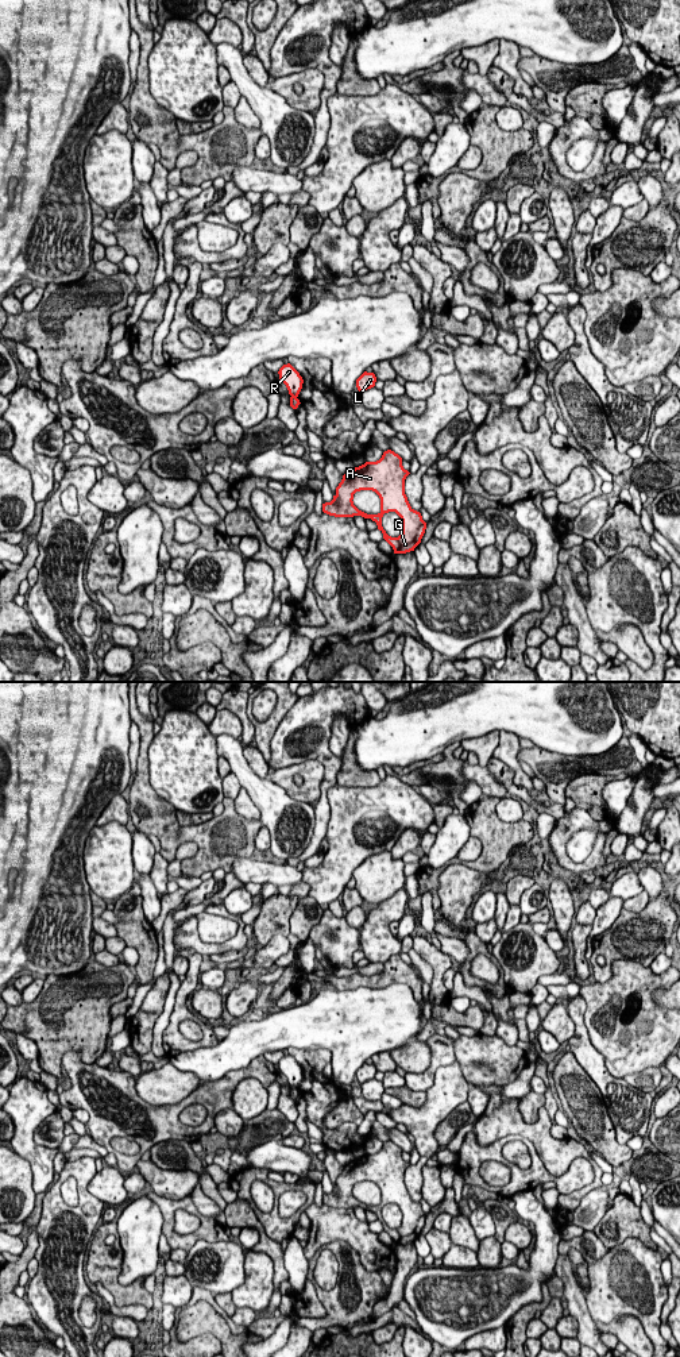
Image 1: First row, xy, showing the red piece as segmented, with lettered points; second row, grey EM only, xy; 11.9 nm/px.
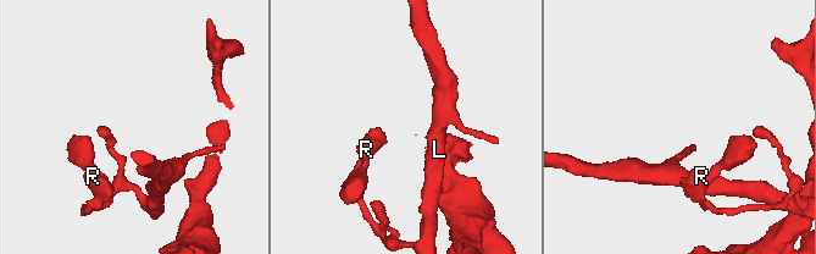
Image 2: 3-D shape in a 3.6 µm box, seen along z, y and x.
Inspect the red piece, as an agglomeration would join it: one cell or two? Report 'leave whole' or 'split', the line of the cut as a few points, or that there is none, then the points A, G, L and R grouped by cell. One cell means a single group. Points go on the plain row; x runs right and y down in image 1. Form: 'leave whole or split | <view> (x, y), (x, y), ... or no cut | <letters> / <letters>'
split | xy (292, 1087), (296, 1088) | A G L / R

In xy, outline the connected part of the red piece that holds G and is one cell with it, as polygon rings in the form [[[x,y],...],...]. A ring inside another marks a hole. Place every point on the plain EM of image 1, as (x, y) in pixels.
[[[387,1141],[379,1152],[366,1153],[344,1165],[333,1191],[322,1195],[322,1203],[335,1208],[371,1210],[383,1225],[383,1230],[393,1238],[394,1245],[414,1242],[421,1234],[426,1214],[421,1204],[410,1198],[405,1186],[405,1171],[409,1165],[402,1157],[402,1149]],[[360,1181],[372,1181],[379,1187],[378,1206],[367,1206],[353,1196],[353,1186]],[[389,1203],[395,1203],[402,1211],[402,1225],[398,1229],[389,1227],[382,1218],[382,1208]]]

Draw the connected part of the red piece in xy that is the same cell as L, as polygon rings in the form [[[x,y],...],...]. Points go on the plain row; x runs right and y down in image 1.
[[[364,1063],[358,1071],[356,1071],[356,1079],[360,1084],[366,1083],[367,1080],[371,1080],[375,1077],[376,1068],[374,1064]]]

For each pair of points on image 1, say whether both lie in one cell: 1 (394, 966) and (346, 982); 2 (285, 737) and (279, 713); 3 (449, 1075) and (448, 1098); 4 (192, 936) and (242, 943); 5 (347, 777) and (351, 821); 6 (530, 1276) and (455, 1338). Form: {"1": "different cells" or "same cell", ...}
{"1": "same cell", "2": "different cells", "3": "same cell", "4": "same cell", "5": "different cells", "6": "same cell"}

